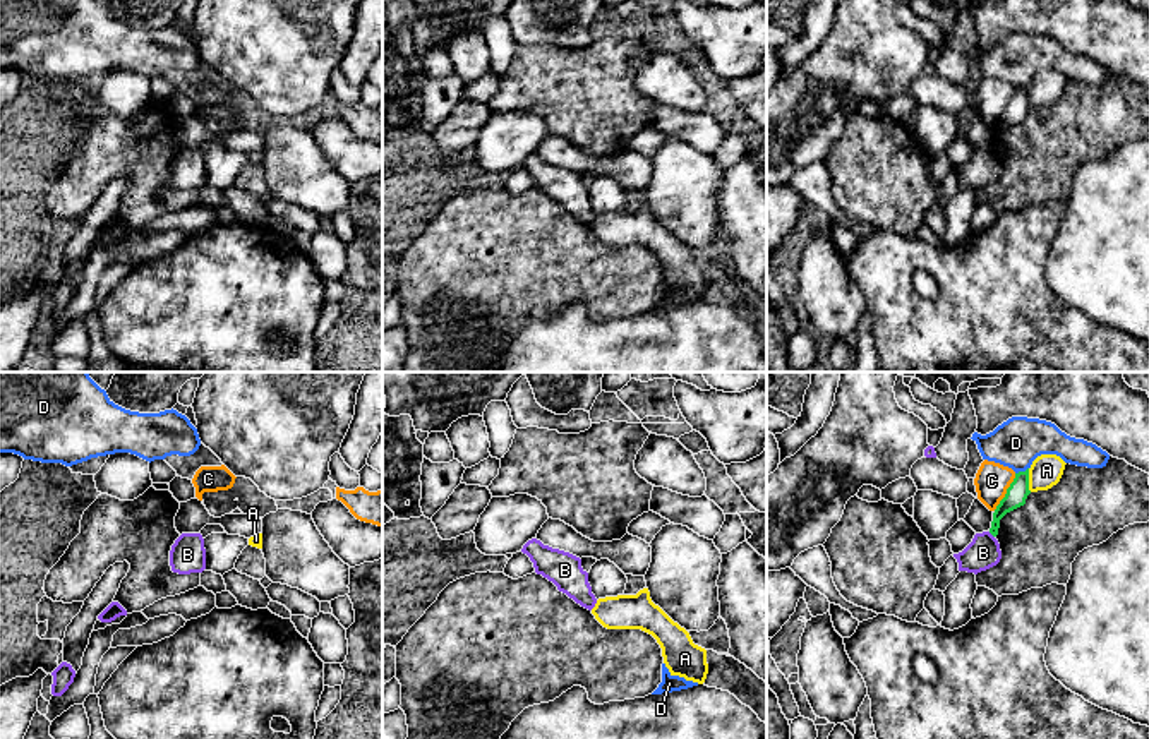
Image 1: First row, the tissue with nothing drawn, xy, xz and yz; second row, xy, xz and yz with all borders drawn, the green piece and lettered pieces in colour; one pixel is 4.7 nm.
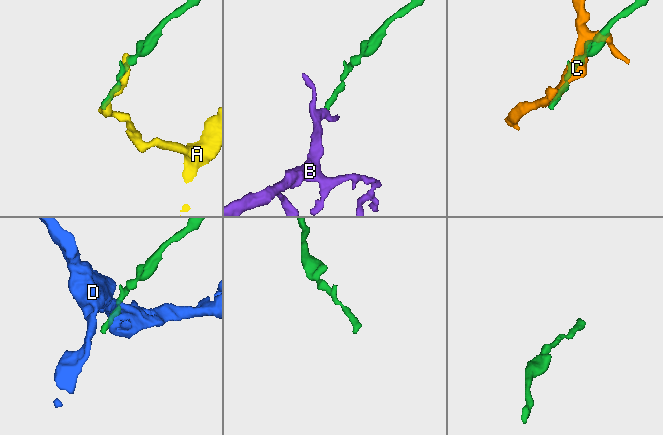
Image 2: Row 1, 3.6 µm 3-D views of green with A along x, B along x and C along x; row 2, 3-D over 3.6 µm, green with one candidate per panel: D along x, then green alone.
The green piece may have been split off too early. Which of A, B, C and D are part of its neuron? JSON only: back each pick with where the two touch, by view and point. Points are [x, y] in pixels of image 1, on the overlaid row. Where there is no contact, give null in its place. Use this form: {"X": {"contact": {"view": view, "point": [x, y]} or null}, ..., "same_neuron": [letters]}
{"same_neuron": []}

